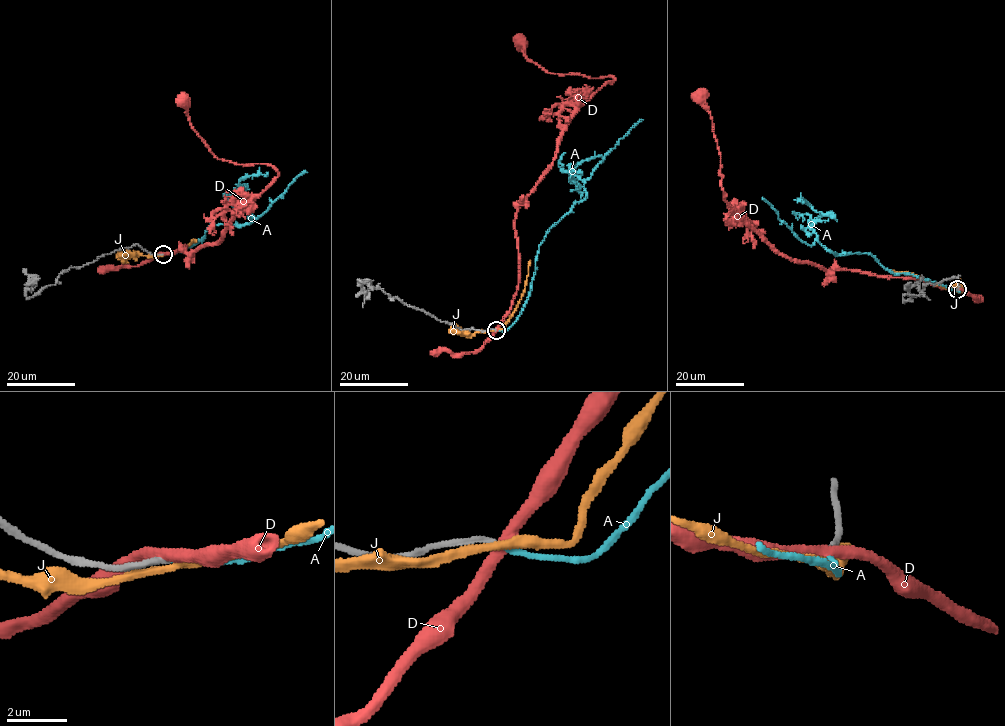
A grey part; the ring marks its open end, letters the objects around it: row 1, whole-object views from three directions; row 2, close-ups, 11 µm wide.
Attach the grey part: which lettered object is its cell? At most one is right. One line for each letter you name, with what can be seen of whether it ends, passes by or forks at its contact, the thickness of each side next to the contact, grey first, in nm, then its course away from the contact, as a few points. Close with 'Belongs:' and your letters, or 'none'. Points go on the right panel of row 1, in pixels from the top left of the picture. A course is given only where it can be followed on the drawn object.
A: it ends | 190/180 nm | via (958, 290), (912, 275), (893, 273), (871, 254), (837, 255), (816, 241), (808, 244), (762, 200)
Belongs: A

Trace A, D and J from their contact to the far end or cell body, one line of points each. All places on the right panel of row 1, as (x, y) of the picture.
A: (958, 290), (912, 275), (893, 273), (871, 254), (837, 255), (816, 241), (808, 244), (762, 200)
D: (957, 290), (910, 277), (827, 271), (783, 256), (726, 202), (710, 113), (699, 95)
J: (957, 290), (891, 270)

